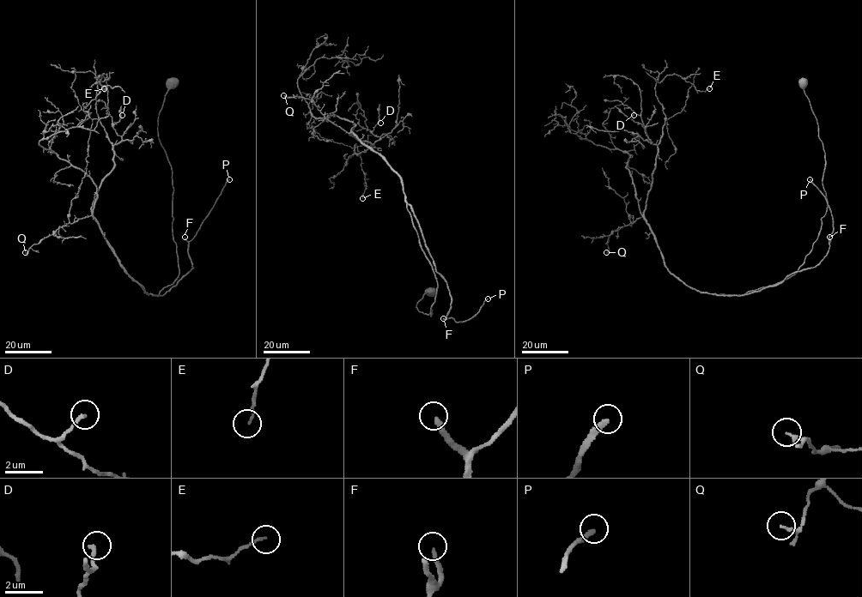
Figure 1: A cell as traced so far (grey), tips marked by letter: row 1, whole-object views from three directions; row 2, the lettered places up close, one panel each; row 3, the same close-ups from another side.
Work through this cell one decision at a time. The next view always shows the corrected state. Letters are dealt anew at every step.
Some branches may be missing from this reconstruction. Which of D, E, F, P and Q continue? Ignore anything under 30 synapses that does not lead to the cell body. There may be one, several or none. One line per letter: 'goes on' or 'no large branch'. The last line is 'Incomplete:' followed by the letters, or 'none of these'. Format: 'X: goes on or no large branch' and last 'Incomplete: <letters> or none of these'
D: no large branch
E: no large branch
F: goes on
P: goes on
Q: no large branch
Incomplete: F, P

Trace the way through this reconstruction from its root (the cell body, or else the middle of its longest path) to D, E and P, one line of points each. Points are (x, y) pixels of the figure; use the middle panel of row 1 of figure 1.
D: (431, 294), (415, 305), (430, 316), (437, 280), (400, 177), (349, 134), (372, 147), (380, 123)
E: (431, 294), (415, 305), (430, 316), (437, 280), (400, 177), (350, 133), (373, 144), (355, 145), (362, 198)
P: (431, 294), (415, 305), (430, 316), (437, 280), (407, 204), (446, 283), (446, 317), (468, 320), (488, 298)

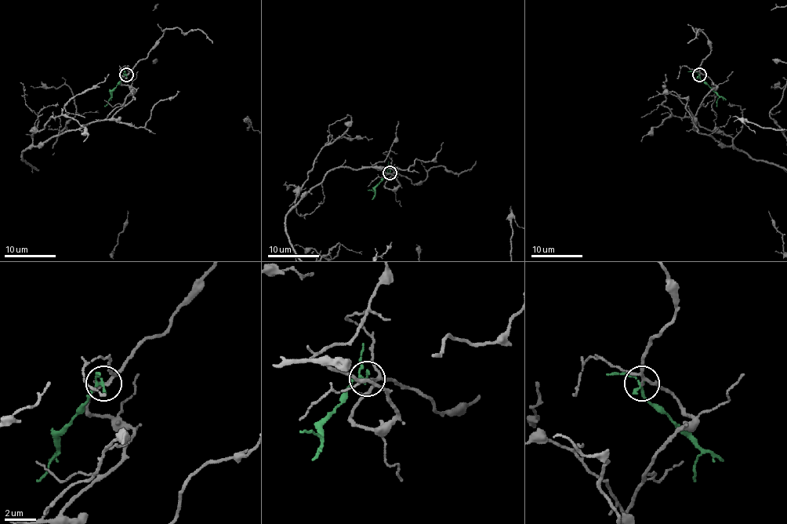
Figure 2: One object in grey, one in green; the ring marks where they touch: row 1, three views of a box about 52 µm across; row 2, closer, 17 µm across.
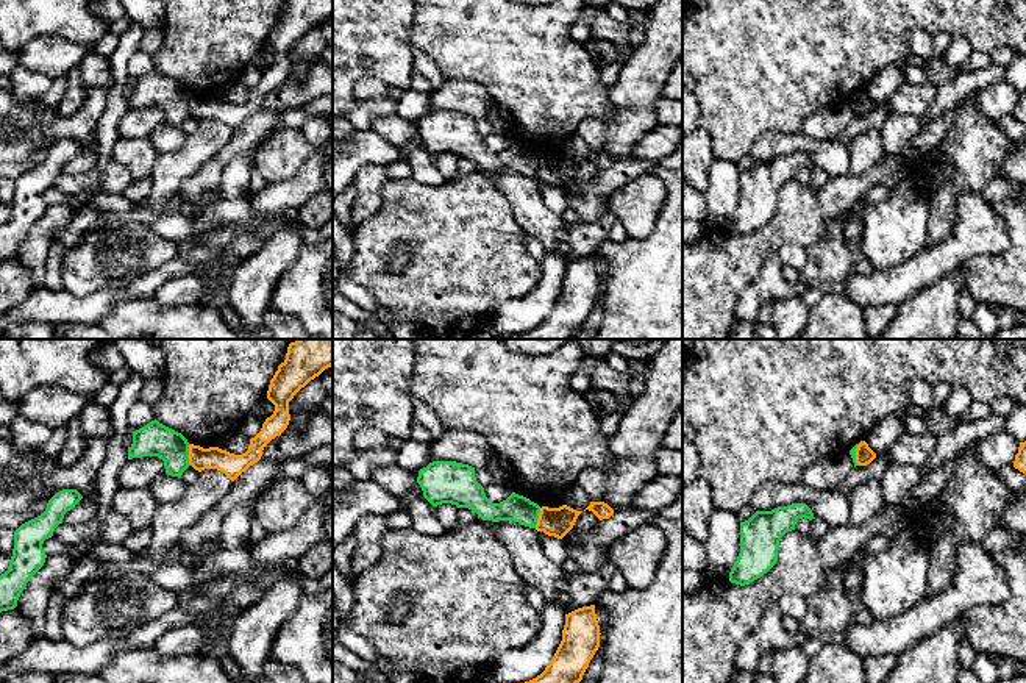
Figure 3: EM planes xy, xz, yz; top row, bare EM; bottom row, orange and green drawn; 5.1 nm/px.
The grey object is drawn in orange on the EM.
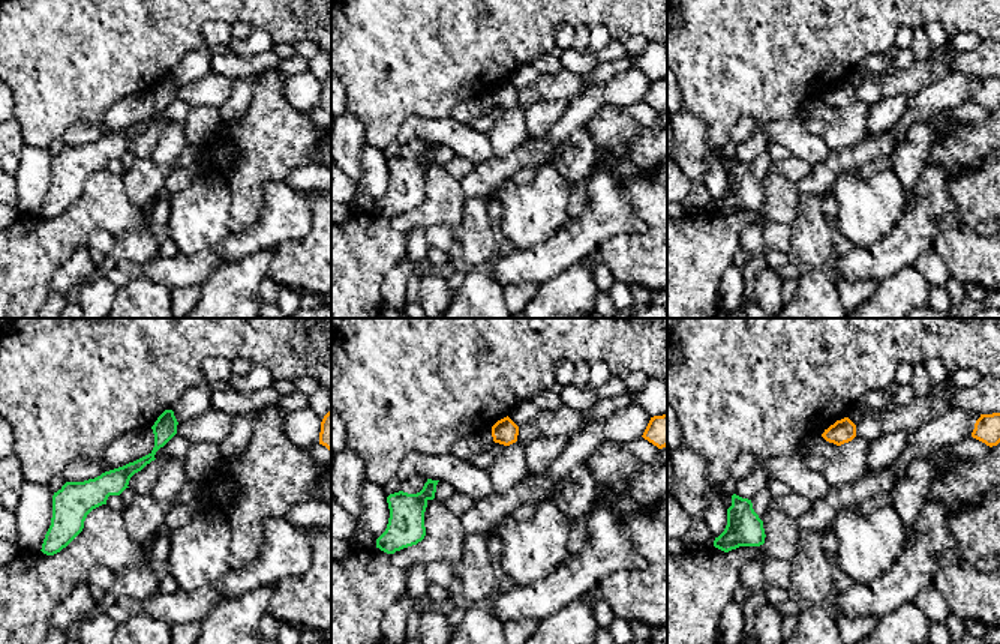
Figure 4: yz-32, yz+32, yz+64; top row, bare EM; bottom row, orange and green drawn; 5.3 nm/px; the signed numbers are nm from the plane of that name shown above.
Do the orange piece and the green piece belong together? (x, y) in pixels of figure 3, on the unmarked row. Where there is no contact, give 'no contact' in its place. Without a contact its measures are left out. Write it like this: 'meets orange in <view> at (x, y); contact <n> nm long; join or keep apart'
meets orange in xy at (189, 105); contact 110 nm long; keep apart

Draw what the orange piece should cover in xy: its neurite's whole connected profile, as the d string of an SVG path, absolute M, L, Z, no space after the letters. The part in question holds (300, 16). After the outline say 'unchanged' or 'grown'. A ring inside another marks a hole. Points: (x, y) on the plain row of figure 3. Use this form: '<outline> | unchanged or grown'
M287 0L286 9L278 16L267 41L267 48L275 55L275 61L265 69L261 81L250 89L248 100L234 105L219 97L203 98L191 94L189 114L198 122L217 119L234 131L258 113L264 97L287 78L290 70L289 52L294 45L331 16L333 0Z | unchanged

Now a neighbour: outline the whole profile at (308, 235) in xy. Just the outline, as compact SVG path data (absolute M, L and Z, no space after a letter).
M333 217L320 228L308 228L300 222L292 223L292 227L298 231L305 244L312 244L333 238Z

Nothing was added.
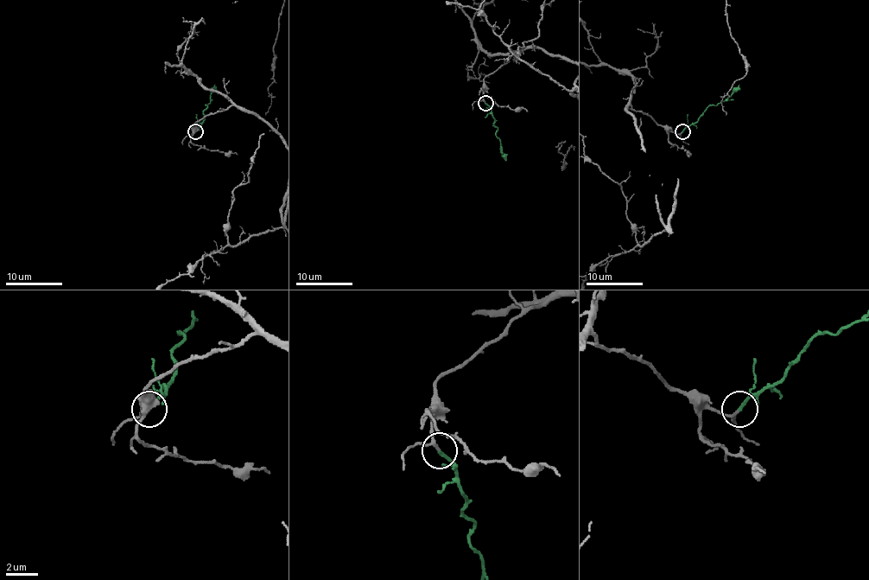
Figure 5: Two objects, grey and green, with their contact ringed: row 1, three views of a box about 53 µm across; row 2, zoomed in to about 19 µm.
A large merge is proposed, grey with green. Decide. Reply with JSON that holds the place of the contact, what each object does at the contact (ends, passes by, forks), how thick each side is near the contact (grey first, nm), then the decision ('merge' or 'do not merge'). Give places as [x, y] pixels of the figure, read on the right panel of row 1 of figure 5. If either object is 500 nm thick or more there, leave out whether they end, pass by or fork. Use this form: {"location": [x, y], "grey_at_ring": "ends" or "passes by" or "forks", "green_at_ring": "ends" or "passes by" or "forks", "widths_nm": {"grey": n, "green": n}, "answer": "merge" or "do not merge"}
{"location": [682, 131], "grey_at_ring": "passes by", "green_at_ring": "ends", "widths_nm": {"grey": 130, "green": 200}, "answer": "merge"}

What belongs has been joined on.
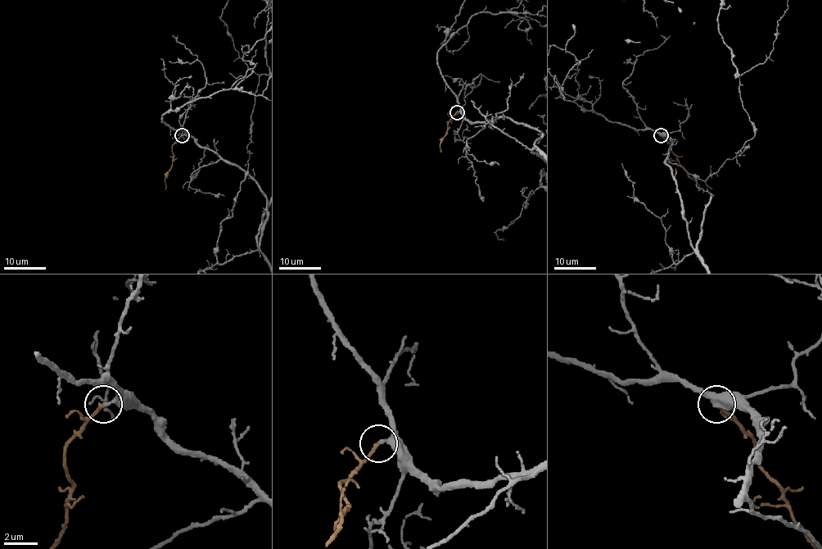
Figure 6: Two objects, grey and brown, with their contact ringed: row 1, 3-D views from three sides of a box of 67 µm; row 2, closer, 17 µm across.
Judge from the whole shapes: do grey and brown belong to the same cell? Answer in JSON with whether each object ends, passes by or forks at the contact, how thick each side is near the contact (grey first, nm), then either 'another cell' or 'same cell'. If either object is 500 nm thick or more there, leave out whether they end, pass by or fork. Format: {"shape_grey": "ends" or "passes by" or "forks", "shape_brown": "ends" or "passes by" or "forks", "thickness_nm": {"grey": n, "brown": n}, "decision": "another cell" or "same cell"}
{"shape_grey": "ends", "shape_brown": "ends", "thickness_nm": {"grey": 280, "brown": 220}, "decision": "same cell"}

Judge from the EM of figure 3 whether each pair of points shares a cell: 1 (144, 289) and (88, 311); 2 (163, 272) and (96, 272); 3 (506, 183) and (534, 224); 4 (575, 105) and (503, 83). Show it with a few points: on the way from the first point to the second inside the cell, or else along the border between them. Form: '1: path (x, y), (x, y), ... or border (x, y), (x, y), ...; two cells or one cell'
1: path (130, 293), (102, 302); one cell
2: border (177, 253), (146, 272), (136, 282); two cells
3: path (516, 193), (527, 203), (531, 214); one cell
4: path (558, 88), (548, 83), (520, 83); one cell

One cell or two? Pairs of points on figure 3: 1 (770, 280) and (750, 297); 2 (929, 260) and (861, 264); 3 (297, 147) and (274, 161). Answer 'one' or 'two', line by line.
1: one
2: two
3: one

